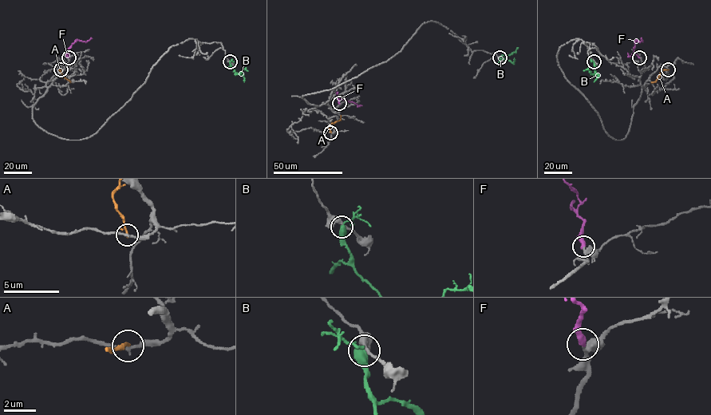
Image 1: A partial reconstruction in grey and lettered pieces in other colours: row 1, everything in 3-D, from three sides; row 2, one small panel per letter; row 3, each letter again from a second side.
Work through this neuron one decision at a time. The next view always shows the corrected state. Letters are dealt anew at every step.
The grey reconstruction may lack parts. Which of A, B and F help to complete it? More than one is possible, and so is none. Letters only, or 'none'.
F

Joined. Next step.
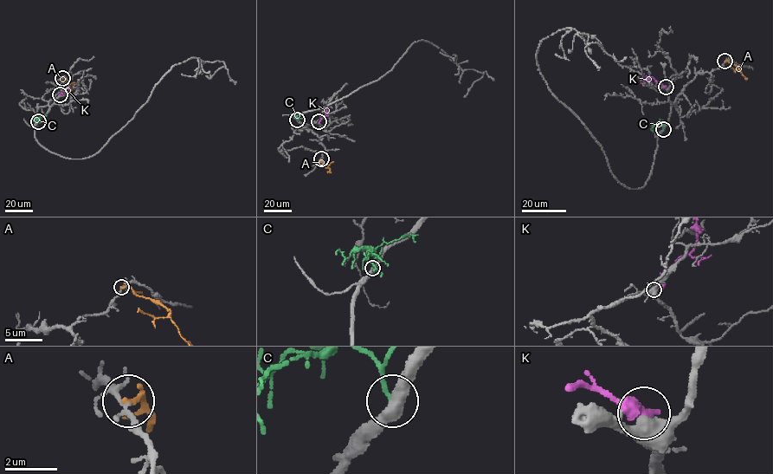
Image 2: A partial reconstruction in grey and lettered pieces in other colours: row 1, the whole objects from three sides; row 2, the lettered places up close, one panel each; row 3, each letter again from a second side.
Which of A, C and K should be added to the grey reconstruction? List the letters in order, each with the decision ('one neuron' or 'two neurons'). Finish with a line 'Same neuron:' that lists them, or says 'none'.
A: two neurons
C: two neurons
K: two neurons
Same neuron: none

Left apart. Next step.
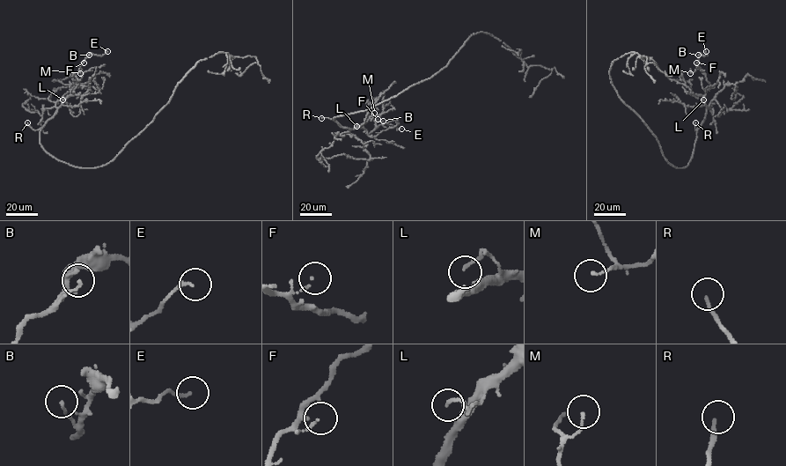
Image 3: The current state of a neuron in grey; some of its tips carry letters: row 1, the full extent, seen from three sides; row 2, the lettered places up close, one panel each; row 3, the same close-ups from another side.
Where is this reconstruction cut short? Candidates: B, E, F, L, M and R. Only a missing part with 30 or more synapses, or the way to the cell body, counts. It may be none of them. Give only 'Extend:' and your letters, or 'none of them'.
Extend: L, R

